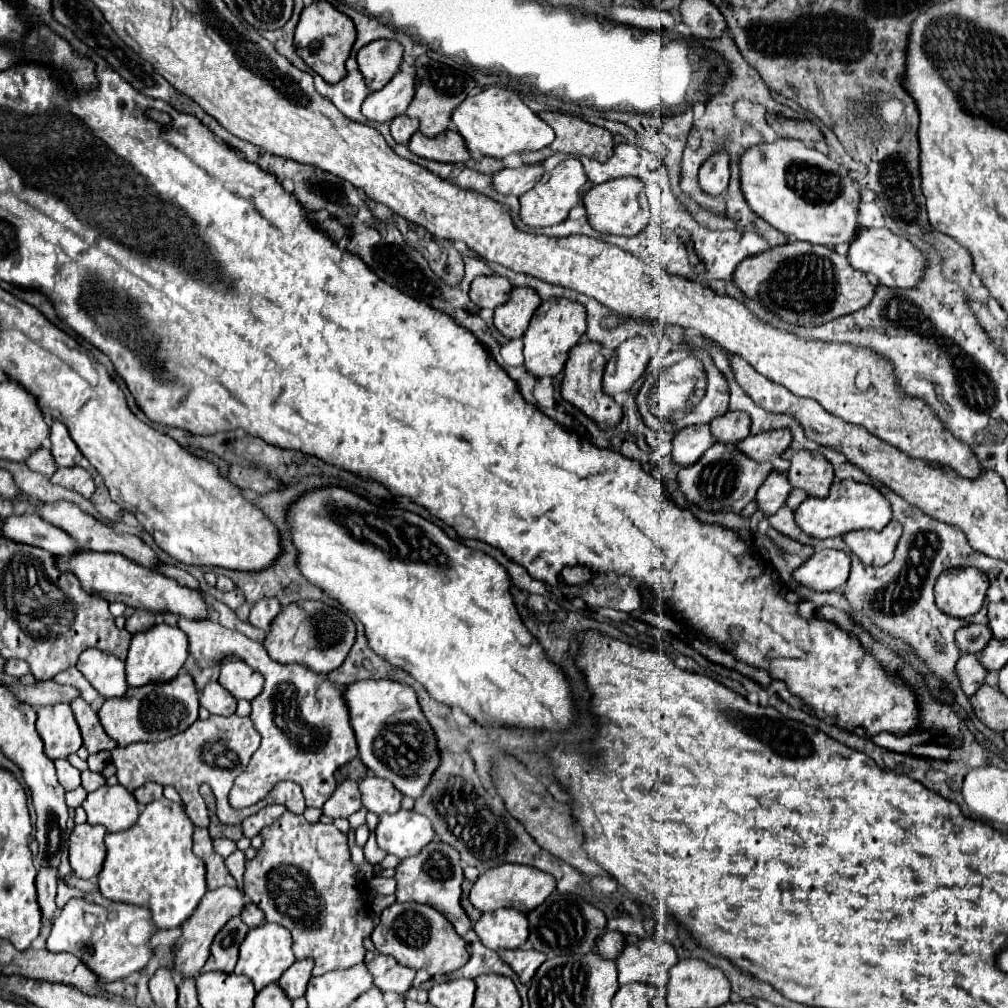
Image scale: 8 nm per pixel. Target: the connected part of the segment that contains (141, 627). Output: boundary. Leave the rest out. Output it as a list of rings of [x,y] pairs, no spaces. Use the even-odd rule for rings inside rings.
[[[136,610],[128,620],[126,620],[126,630],[130,634],[136,632],[146,632],[158,622],[158,614],[146,614],[144,610]]]

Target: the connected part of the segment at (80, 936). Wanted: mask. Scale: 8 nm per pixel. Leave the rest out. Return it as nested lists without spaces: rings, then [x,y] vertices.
[[[72,898],[54,918],[46,948],[50,952],[74,954],[100,978],[100,982],[114,982],[130,976],[136,970],[142,970],[150,962],[154,952],[149,941],[157,931],[150,910],[140,906],[118,902],[100,906],[86,902],[84,898]]]

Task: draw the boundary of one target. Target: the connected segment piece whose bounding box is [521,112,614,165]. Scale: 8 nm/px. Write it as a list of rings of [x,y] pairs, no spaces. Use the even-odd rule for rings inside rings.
[[[540,112],[538,116],[540,116],[548,126],[554,128],[556,140],[550,144],[550,147],[545,147],[534,152],[523,152],[521,154],[521,159],[524,164],[542,163],[552,156],[553,152],[564,152],[564,154],[570,154],[570,156],[584,154],[584,156],[594,158],[594,160],[598,160],[598,162],[606,162],[606,160],[612,156],[612,152],[614,152],[614,136],[612,136],[606,128],[588,124],[588,122],[580,120],[580,118],[574,118],[574,116],[562,114],[562,112]]]

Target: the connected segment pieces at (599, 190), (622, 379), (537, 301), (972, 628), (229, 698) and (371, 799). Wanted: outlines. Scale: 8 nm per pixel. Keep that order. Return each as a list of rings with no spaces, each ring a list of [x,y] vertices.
[[[624,176],[592,186],[582,196],[582,204],[588,210],[588,222],[602,234],[606,232],[618,236],[636,236],[650,220],[650,206],[644,192],[644,184],[634,176]]]
[[[636,336],[622,342],[606,364],[602,382],[604,392],[610,396],[628,392],[632,384],[644,374],[648,362],[650,362],[650,352],[646,338]]]
[[[516,286],[510,292],[508,302],[494,310],[494,326],[506,338],[522,338],[532,314],[542,304],[542,298],[536,290],[528,286]]]
[[[968,624],[956,632],[956,642],[962,652],[982,652],[990,640],[992,634],[986,624]]]
[[[210,682],[204,686],[200,694],[200,704],[208,708],[210,714],[230,716],[236,712],[236,698],[228,690],[224,690],[218,682]]]
[[[368,776],[360,780],[362,806],[374,814],[392,814],[400,810],[402,794],[388,782],[376,776]]]

